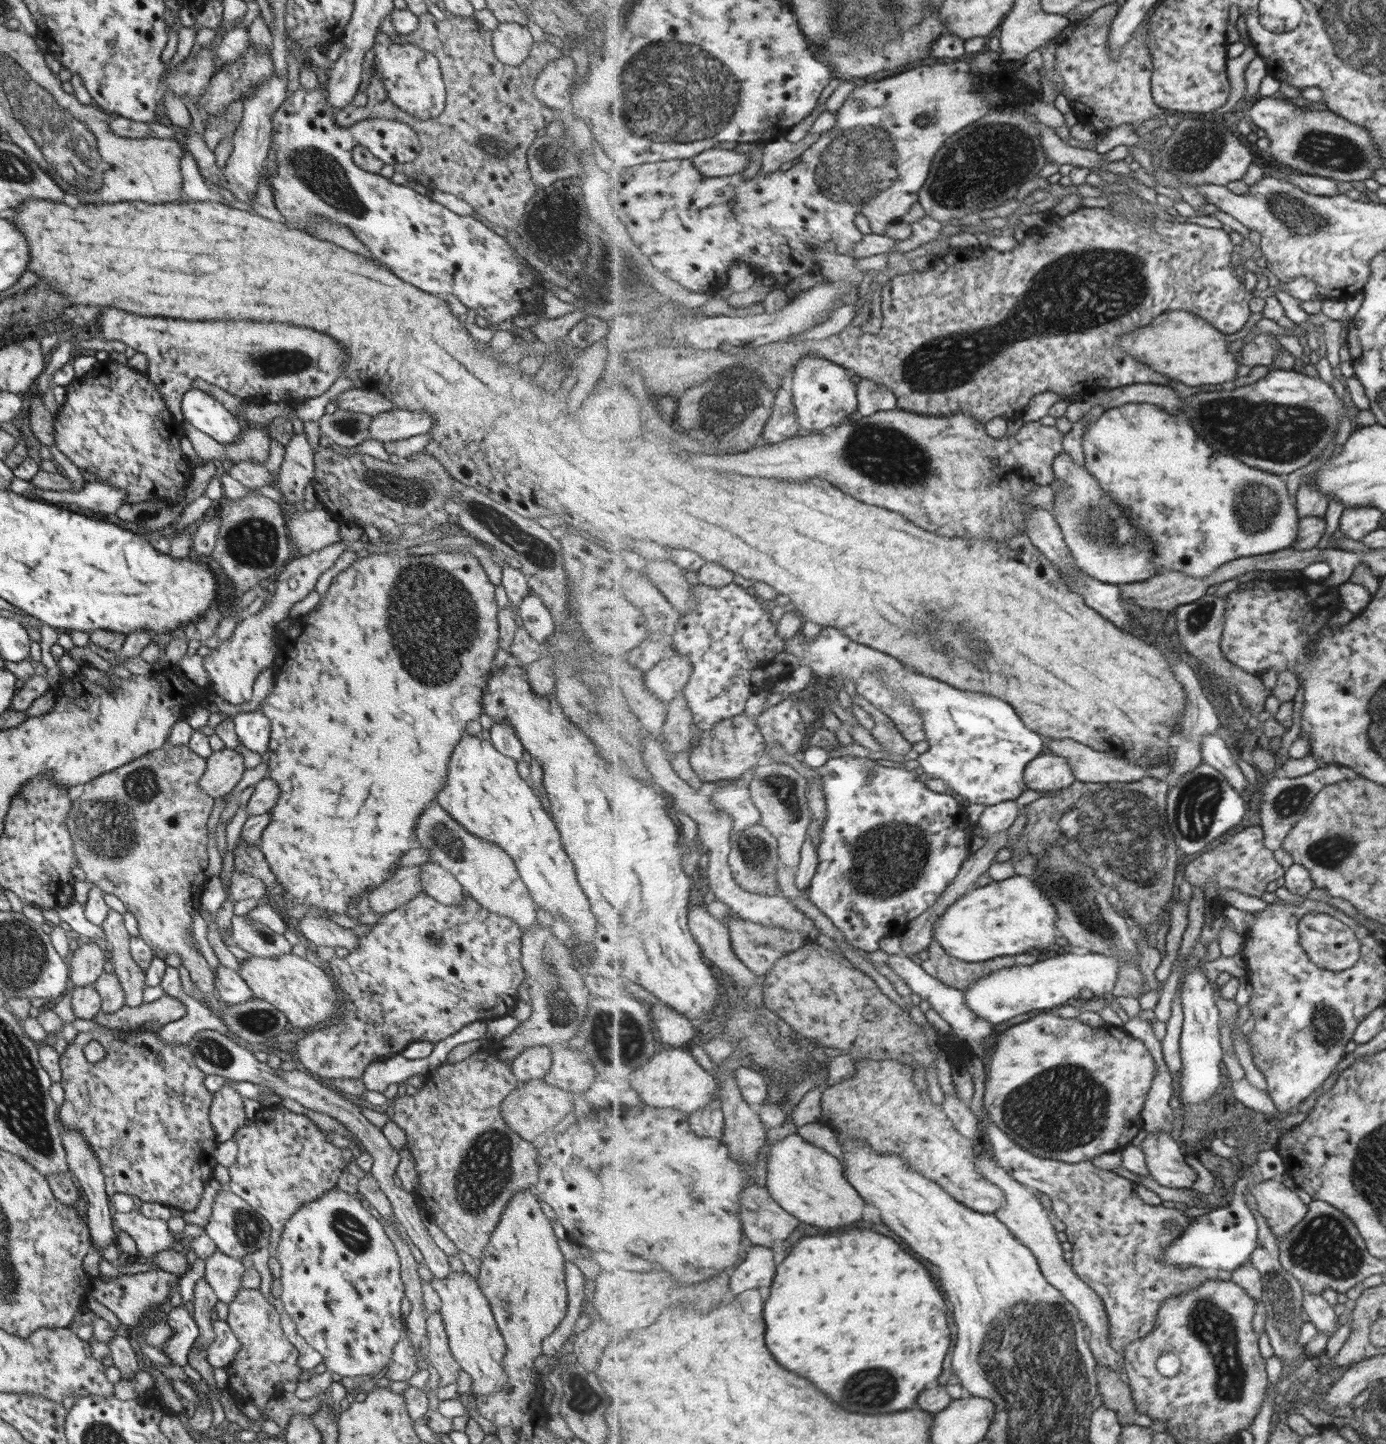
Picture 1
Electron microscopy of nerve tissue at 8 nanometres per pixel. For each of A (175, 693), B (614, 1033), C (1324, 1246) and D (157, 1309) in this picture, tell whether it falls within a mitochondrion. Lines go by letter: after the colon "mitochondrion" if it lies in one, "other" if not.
A: other
B: mitochondrion
C: mitochondrion
D: other

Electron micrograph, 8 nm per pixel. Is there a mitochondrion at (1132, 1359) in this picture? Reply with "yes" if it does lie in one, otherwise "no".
no

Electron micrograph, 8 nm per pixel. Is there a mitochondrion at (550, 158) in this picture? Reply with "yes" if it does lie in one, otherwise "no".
yes

